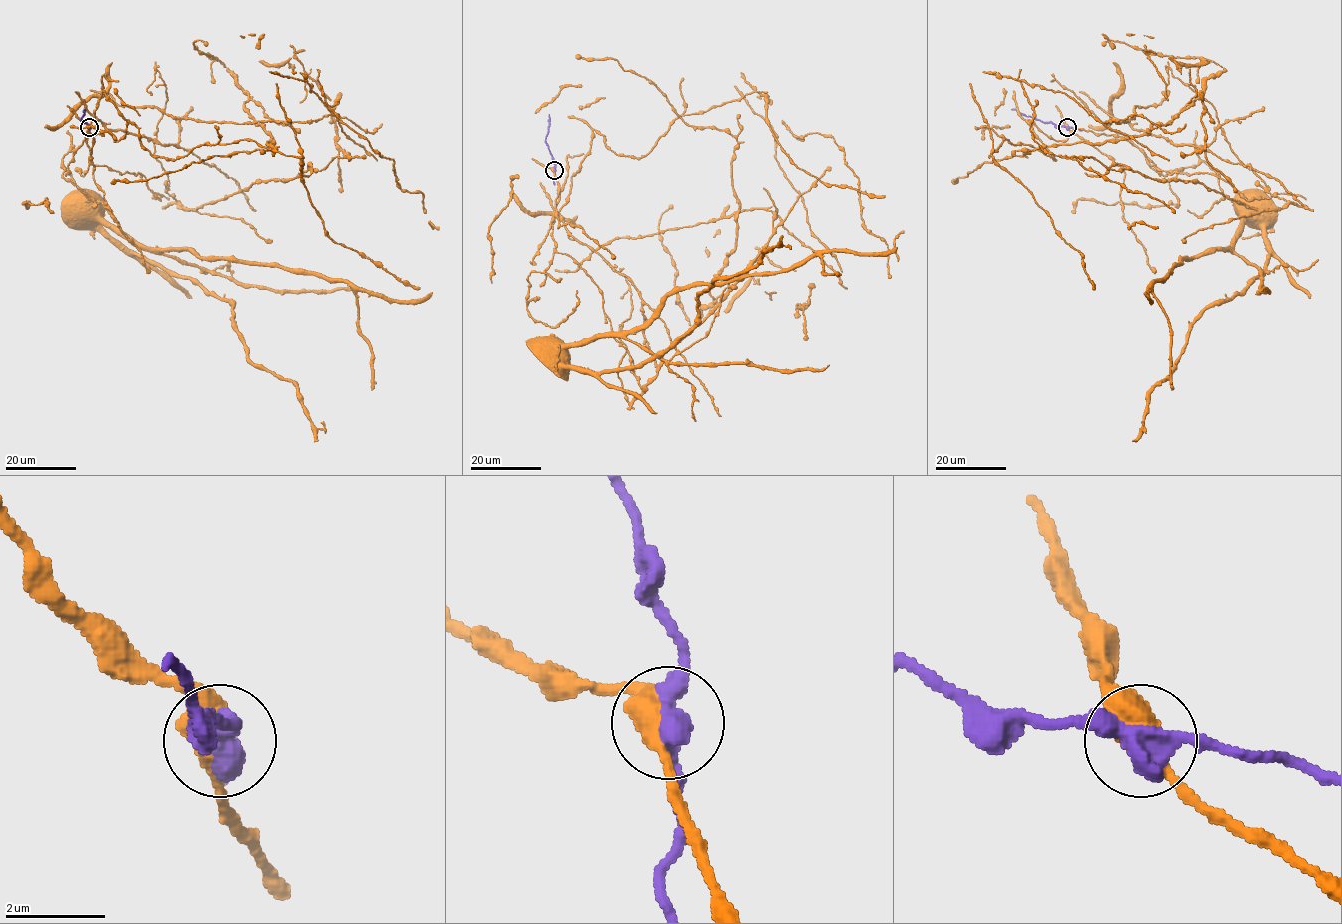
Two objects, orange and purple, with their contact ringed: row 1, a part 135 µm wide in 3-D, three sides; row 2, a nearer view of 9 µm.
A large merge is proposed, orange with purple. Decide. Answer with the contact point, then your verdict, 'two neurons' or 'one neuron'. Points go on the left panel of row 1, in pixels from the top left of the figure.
at (89, 127); two neurons

